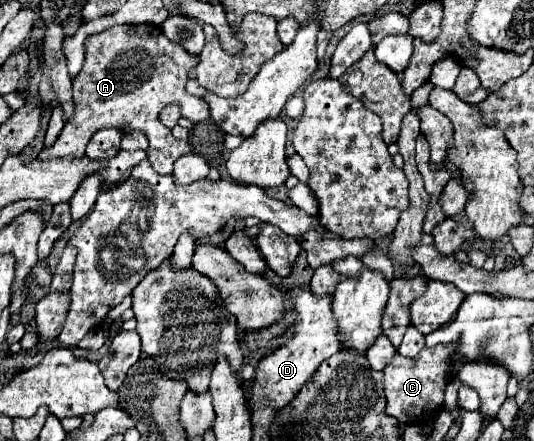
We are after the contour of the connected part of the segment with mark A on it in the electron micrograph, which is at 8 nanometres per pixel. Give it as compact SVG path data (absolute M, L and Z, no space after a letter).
M115 25L99 35L93 35L85 43L85 63L83 71L77 75L73 81L73 101L75 101L75 113L63 127L59 139L43 149L39 153L41 159L53 159L53 157L81 157L85 155L85 147L91 139L91 135L103 127L117 127L121 131L133 131L133 129L143 129L145 135L149 137L149 149L147 149L147 161L151 161L151 167L161 173L161 175L171 175L173 163L191 151L187 141L175 139L171 135L171 129L167 129L159 121L159 111L171 103L181 105L181 113L185 119L191 121L203 121L209 117L209 105L201 97L187 95L185 83L189 79L189 71L195 69L197 57L191 57L181 43L169 41L159 27L155 25Z

